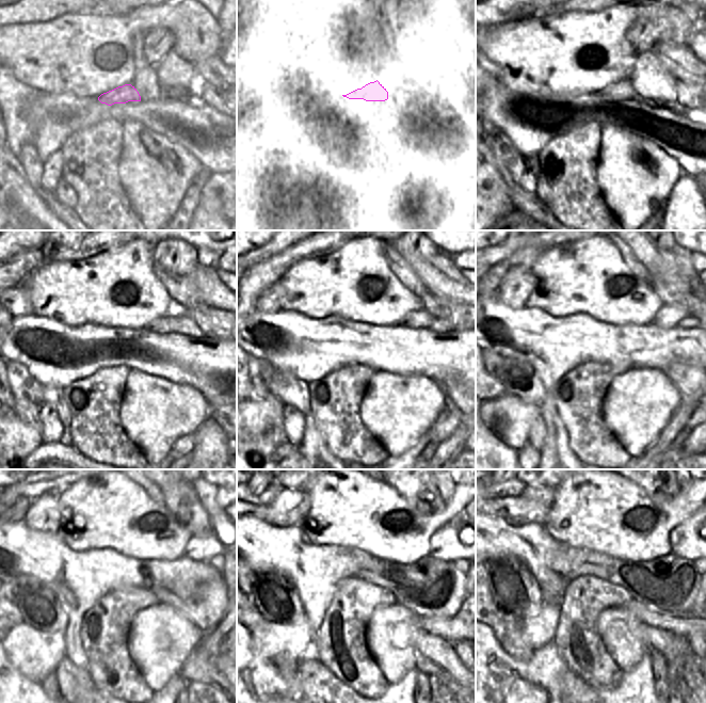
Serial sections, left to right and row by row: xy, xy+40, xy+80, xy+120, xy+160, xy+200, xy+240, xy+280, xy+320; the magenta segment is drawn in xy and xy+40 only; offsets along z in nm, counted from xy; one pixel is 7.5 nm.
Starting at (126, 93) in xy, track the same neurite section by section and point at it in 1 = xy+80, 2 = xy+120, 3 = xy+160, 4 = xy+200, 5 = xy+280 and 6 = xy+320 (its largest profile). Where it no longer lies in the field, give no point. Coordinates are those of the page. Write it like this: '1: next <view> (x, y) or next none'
1: next xy+80 (623, 90)
2: next xy+120 (186, 324)
3: next xy+160 (419, 319)
4: next xy+200 (668, 316)
5: next xy+280 (444, 544)
6: next xy+320 (686, 541)

